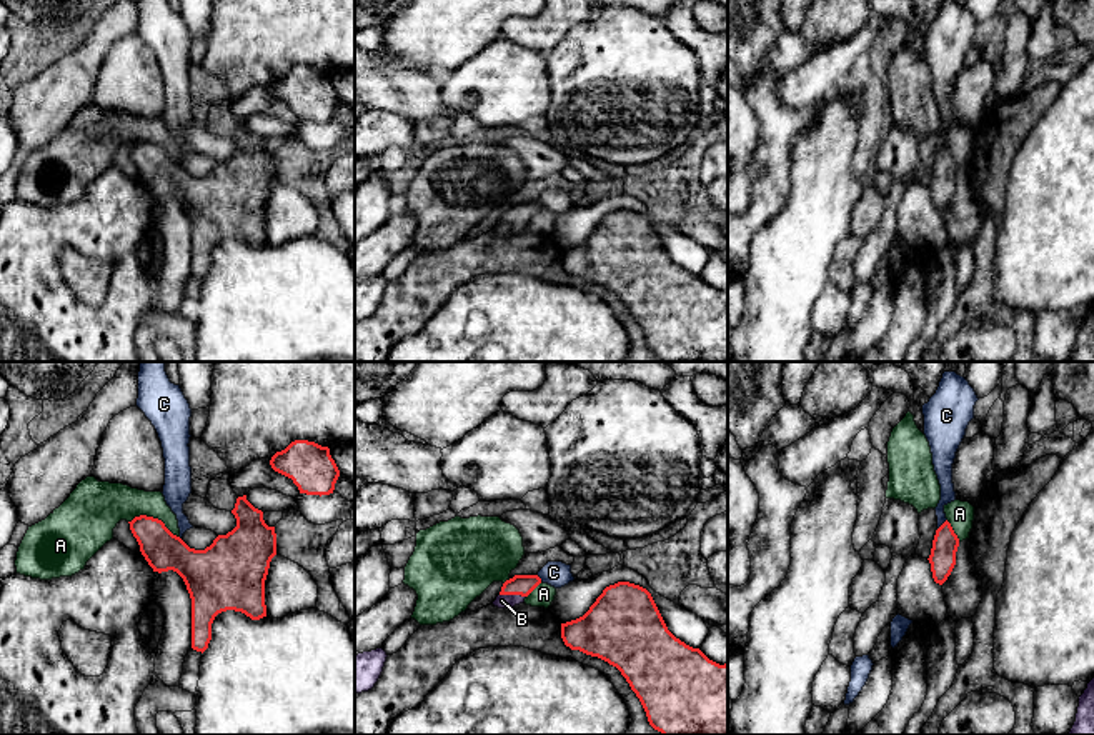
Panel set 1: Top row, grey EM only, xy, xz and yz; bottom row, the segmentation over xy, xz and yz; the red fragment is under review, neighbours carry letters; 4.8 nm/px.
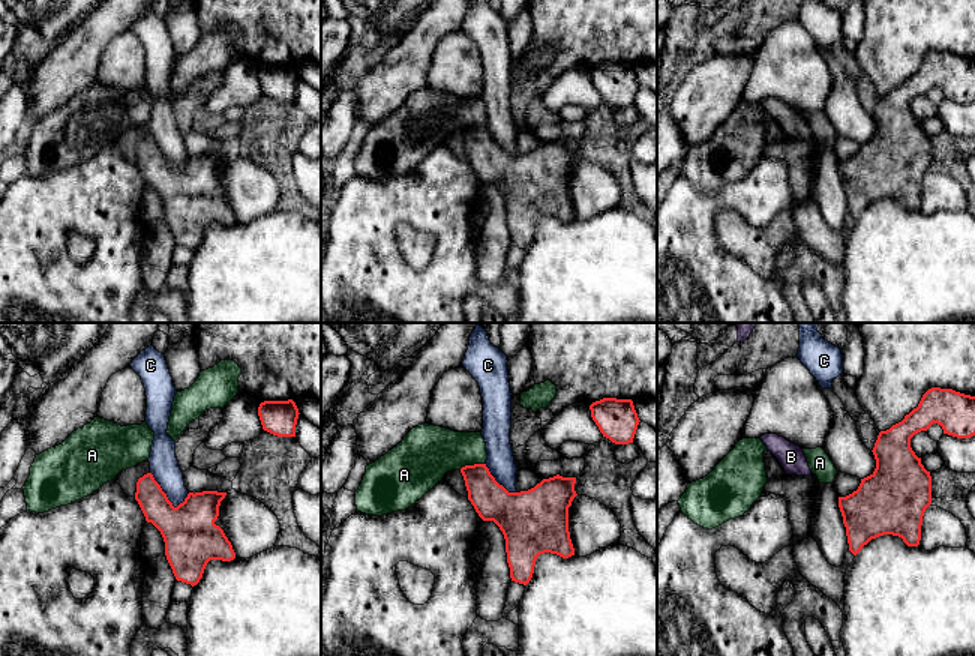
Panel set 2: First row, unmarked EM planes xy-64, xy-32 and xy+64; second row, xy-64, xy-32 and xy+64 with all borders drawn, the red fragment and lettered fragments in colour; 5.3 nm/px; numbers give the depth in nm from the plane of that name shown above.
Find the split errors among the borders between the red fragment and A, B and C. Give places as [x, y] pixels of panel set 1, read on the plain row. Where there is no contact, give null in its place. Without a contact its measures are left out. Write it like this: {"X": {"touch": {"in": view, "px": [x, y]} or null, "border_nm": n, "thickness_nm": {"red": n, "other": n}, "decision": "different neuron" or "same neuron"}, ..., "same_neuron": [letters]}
{"A": {"touch": {"in": "xy", "px": [152, 144]}, "border_nm": 260, "thickness_nm": {"red": 190, "other": 220}, "decision": "different neuron"}, "B": {"touch": {"in": "xz", "px": [513, 220]}, "border_nm": 130, "thickness_nm": {"red": 100, "other": 60}, "decision": "same neuron"}, "C": {"touch": {"in": "yz", "px": [943, 150]}, "border_nm": 70, "thickness_nm": {"red": 130, "other": 80}, "decision": "different neuron"}, "same_neuron": ["B"]}

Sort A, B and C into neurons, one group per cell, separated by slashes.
A / B / C

